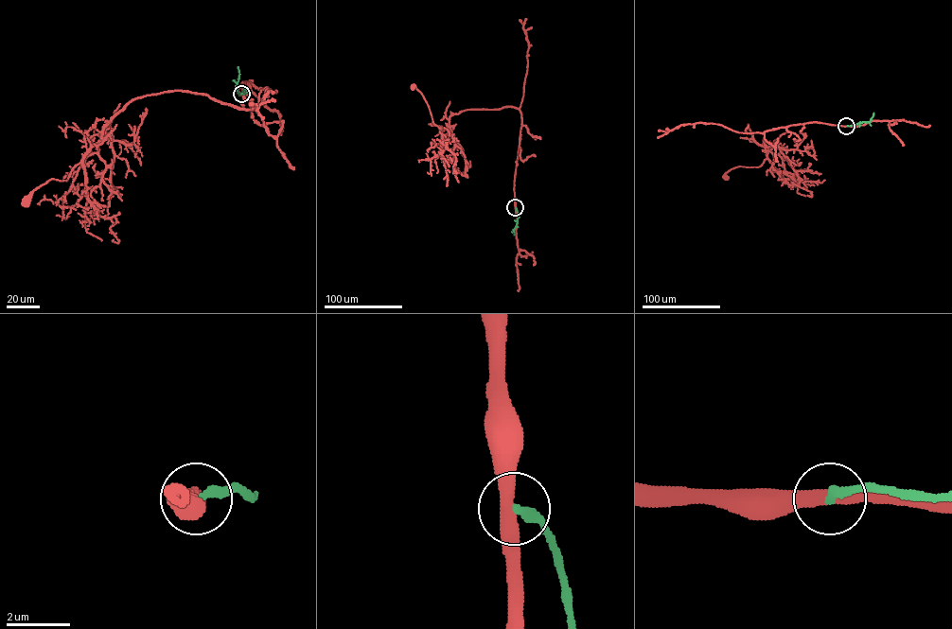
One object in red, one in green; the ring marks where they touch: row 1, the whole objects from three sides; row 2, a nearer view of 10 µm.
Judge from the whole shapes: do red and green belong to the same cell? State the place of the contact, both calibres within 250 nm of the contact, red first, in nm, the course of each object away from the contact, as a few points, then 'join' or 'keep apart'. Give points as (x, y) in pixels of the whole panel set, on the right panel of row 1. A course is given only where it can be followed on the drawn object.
at (846, 126); 420 nm thick on the red side, 300 nm on the other; red runs (846, 126), (812, 122), (747, 132), (748, 124), (754, 140), (767, 148), (766, 157), (725, 177); green runs (846, 126), (869, 121), (873, 113); keep apart

